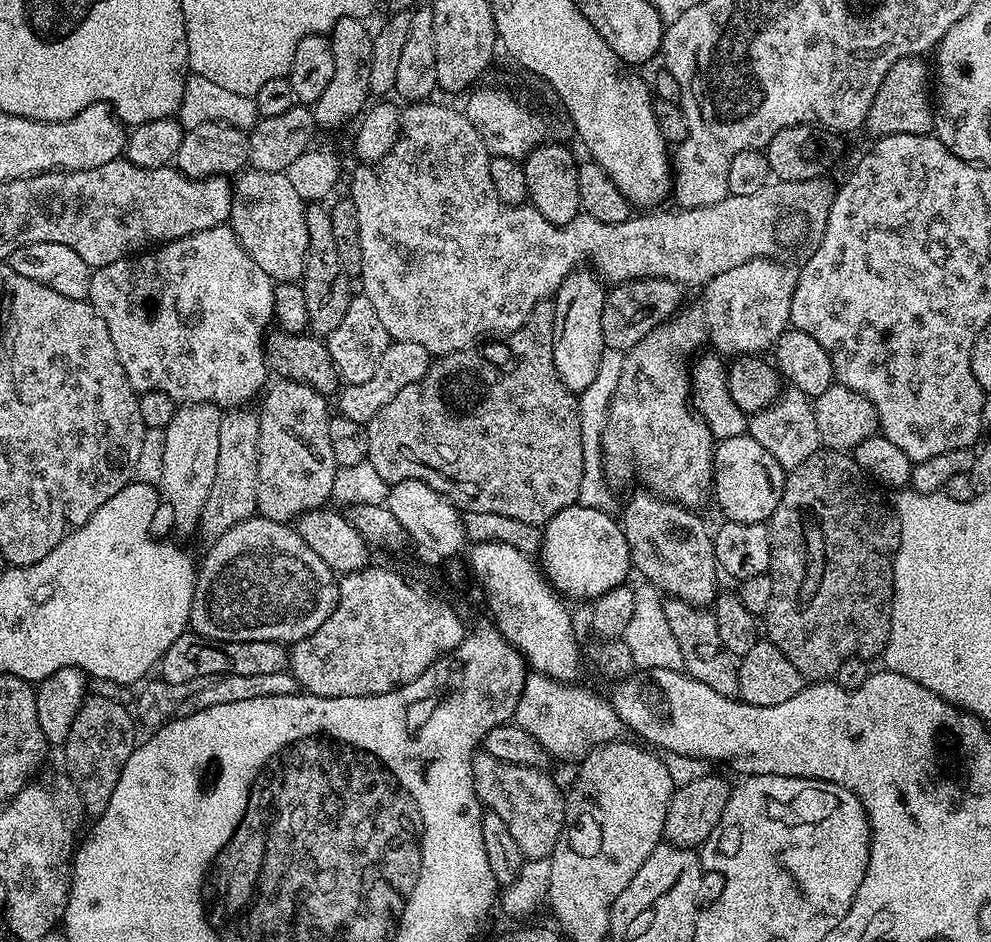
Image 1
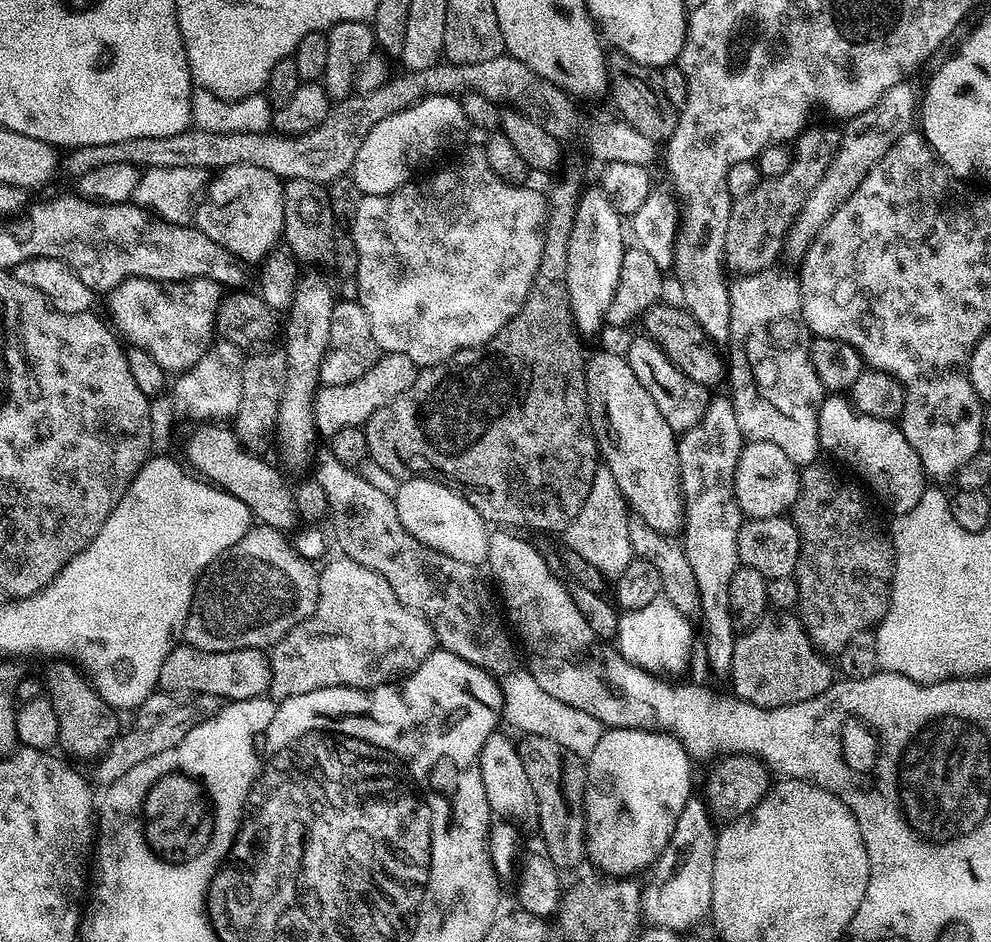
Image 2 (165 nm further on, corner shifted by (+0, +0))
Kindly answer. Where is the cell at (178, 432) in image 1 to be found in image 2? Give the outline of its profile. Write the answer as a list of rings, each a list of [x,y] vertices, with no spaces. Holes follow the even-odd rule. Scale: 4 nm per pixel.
[[[232,350],[227,351],[205,351],[194,367],[187,368],[183,374],[175,377],[176,385],[173,383],[170,388],[170,403],[177,417],[185,416],[188,420],[204,420],[200,422],[228,422],[235,418],[238,414],[238,401],[242,398],[242,378],[238,359],[236,360],[237,353]]]

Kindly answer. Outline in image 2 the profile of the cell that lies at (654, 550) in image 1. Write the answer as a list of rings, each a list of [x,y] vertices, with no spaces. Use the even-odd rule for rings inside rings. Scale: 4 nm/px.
[[[596,352],[586,360],[588,381],[588,417],[592,432],[596,435],[598,456],[613,472],[618,488],[624,496],[627,507],[635,519],[641,520],[650,530],[672,538],[684,527],[684,491],[680,485],[680,450],[677,433],[662,418],[654,398],[646,394],[646,386],[638,382],[634,370],[630,370],[627,359],[616,352]]]

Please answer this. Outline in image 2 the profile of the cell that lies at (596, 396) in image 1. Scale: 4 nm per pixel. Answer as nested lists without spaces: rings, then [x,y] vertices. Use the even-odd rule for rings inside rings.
[[[605,464],[597,465],[594,481],[590,486],[586,502],[582,509],[571,520],[562,533],[570,552],[582,558],[600,575],[615,578],[624,572],[626,566],[634,558],[632,543],[629,540],[630,519],[624,496],[618,488],[614,474]]]

